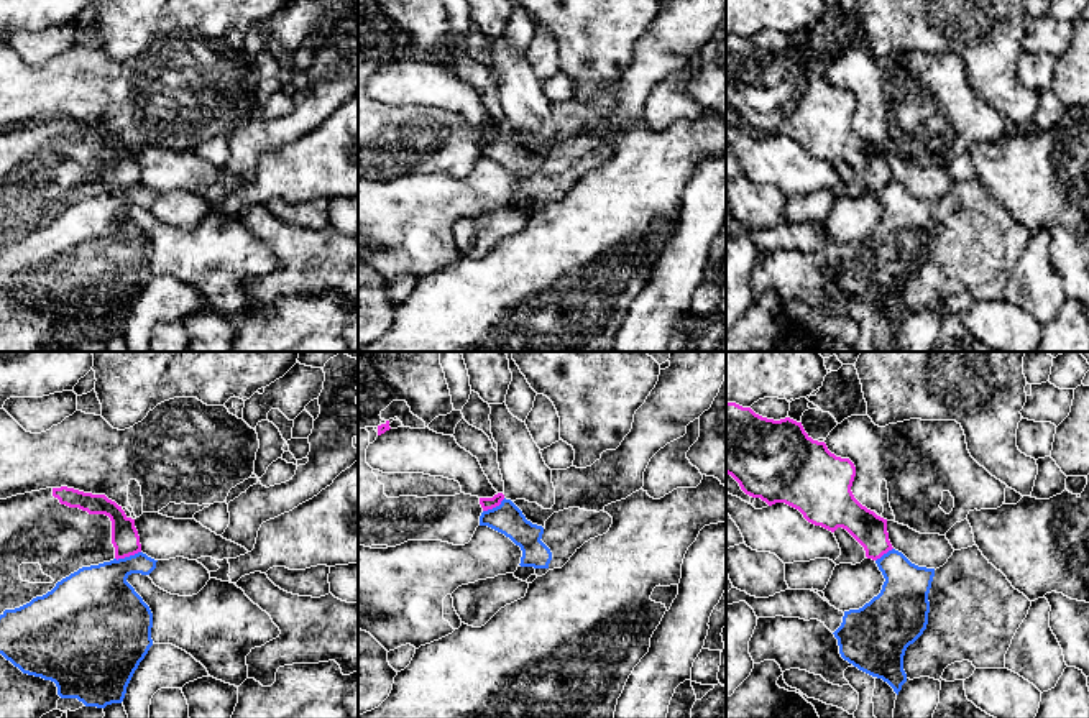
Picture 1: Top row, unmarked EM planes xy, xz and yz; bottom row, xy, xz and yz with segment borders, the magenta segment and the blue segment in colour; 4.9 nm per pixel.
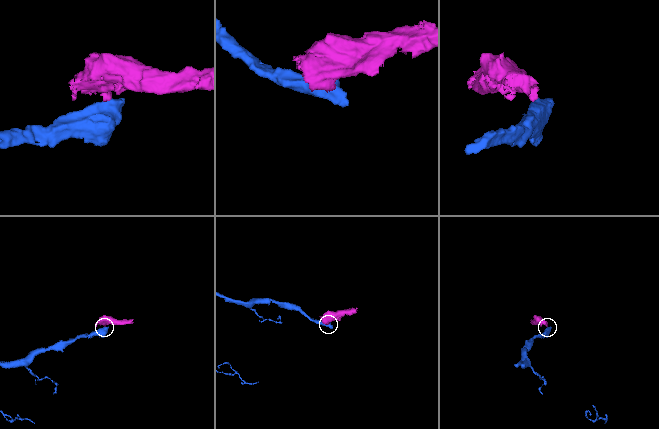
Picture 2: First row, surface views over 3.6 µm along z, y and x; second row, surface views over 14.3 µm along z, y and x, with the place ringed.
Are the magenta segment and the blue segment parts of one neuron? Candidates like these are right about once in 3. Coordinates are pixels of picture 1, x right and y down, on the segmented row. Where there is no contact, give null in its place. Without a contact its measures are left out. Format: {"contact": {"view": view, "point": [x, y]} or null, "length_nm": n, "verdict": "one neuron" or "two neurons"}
{"contact": {"view": "xy", "point": [127, 556]}, "length_nm": 130, "verdict": "two neurons"}

